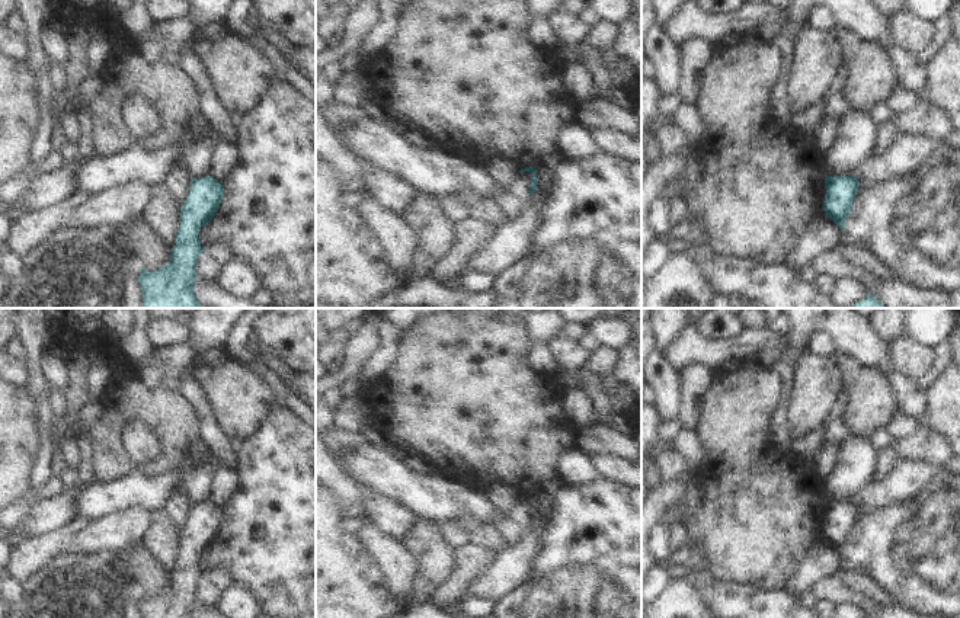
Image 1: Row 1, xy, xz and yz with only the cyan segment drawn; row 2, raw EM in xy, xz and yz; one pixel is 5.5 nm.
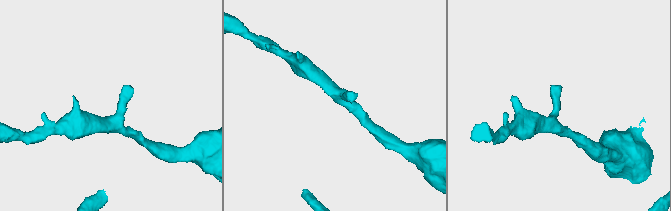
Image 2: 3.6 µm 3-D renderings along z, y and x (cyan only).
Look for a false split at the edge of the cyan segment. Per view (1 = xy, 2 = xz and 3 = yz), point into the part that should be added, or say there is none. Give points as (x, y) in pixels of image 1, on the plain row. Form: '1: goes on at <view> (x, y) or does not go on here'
1: does not go on here
2: does not go on here
3: does not go on here

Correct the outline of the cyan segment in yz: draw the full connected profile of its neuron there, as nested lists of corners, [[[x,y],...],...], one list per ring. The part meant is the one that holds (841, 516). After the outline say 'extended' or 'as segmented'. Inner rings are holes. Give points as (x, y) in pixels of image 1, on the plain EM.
[[[826,502],[823,537],[841,555],[852,535],[860,507],[854,502]]]; as segmented

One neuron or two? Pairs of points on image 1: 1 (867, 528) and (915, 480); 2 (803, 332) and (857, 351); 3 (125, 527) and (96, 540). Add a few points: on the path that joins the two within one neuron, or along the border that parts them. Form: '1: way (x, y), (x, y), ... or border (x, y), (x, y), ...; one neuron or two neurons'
1: border (920, 495), (905, 505), (885, 509), (864, 508); two neurons
2: way (816, 324), (831, 324), (844, 338); one neuron
3: way (118, 532), (104, 538); one neuron

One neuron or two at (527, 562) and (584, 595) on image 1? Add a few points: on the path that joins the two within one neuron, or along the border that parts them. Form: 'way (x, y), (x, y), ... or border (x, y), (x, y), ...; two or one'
border (544, 534), (544, 548), (536, 572), (512, 592); two

